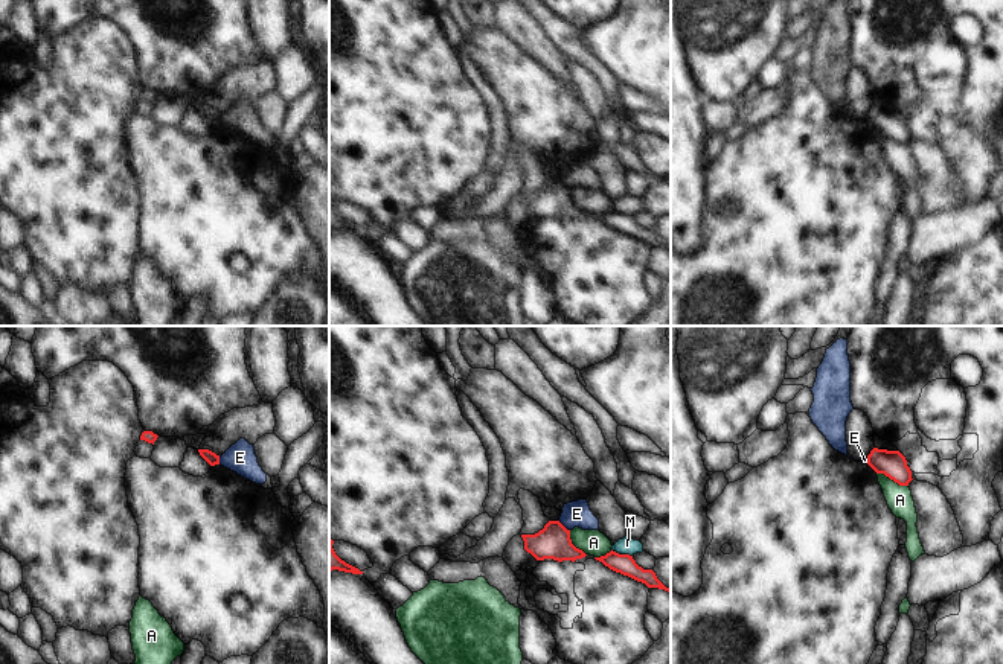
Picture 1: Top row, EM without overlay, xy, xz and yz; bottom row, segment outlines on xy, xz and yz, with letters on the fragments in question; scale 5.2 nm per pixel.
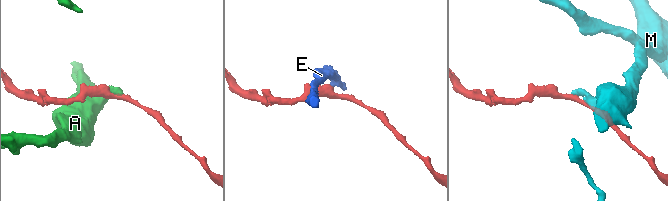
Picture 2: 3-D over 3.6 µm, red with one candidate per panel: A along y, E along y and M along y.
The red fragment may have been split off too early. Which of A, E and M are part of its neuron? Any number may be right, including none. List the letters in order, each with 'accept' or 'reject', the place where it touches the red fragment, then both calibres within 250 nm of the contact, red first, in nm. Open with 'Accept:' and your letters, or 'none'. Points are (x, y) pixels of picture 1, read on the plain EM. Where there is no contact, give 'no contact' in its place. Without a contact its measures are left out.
Accept: none
A: reject; contact yz (892, 137); calibres 140 and 140 nm
E: reject; contact xz (563, 185); calibres 180 and 140 nm
M: reject; contact xz (622, 213); calibres 110 and 90 nm

